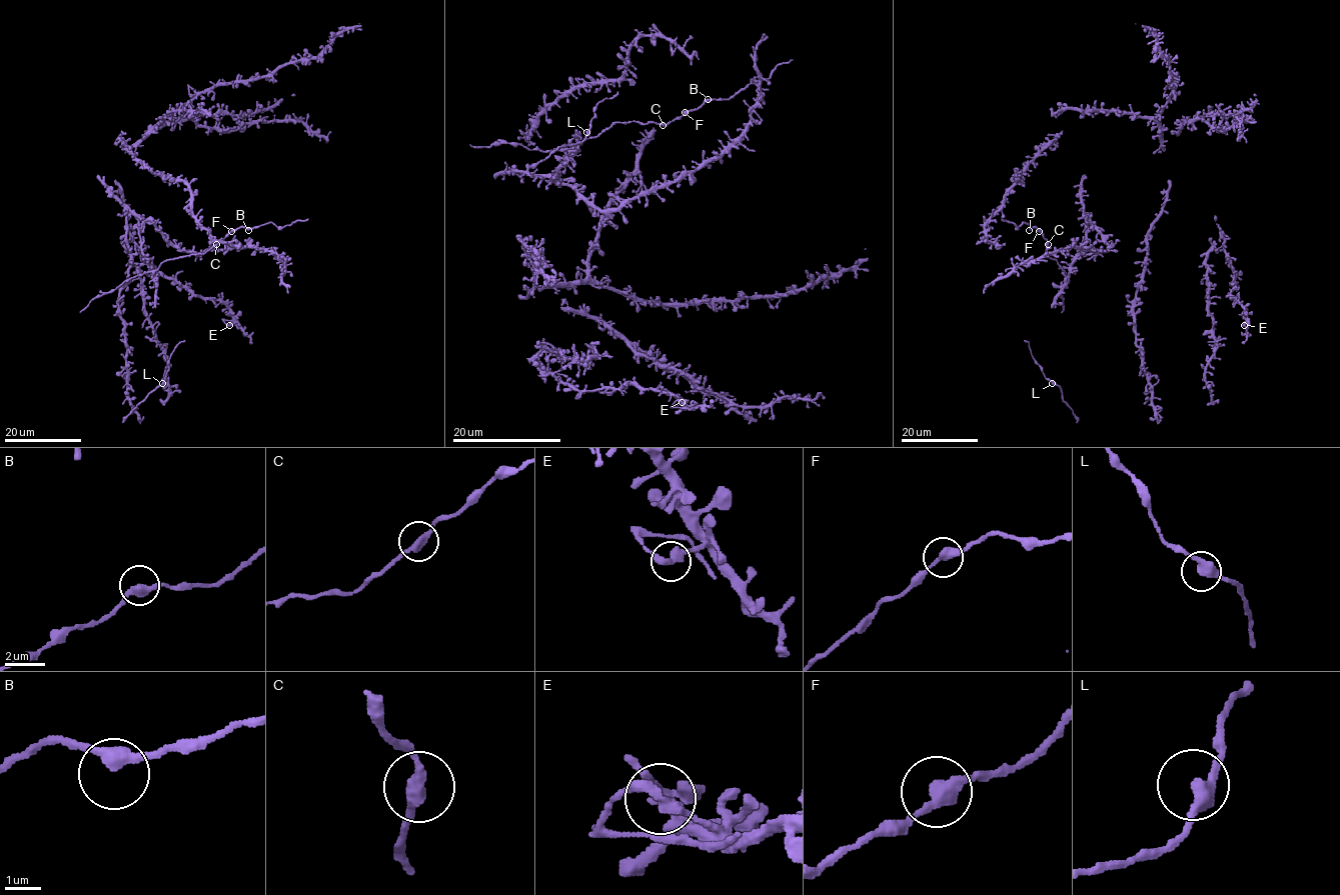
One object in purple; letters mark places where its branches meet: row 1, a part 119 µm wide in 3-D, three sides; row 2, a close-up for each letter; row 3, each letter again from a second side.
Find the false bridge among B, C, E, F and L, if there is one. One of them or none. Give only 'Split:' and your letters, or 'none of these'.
Split: E

